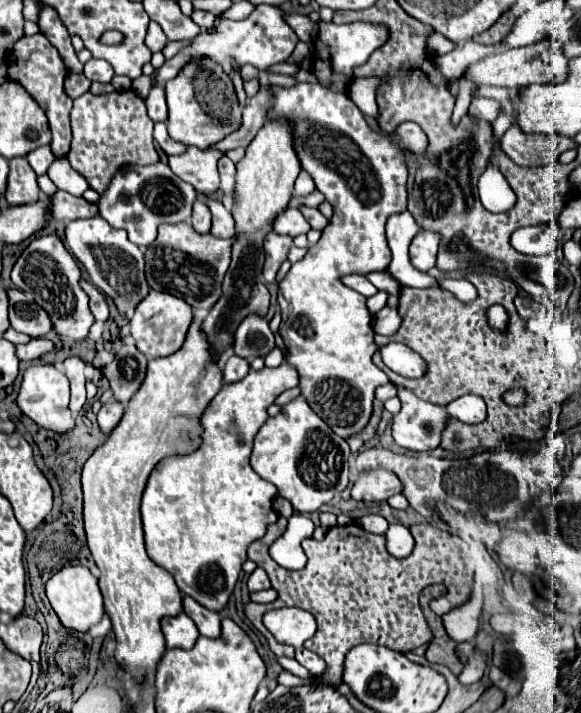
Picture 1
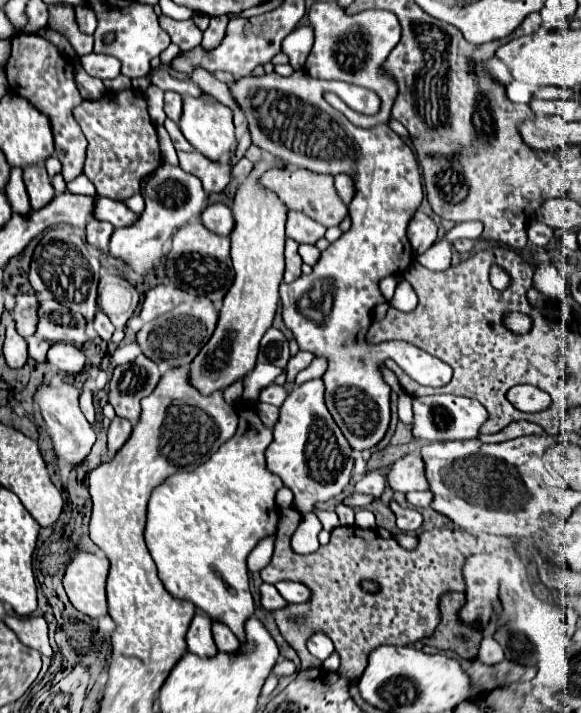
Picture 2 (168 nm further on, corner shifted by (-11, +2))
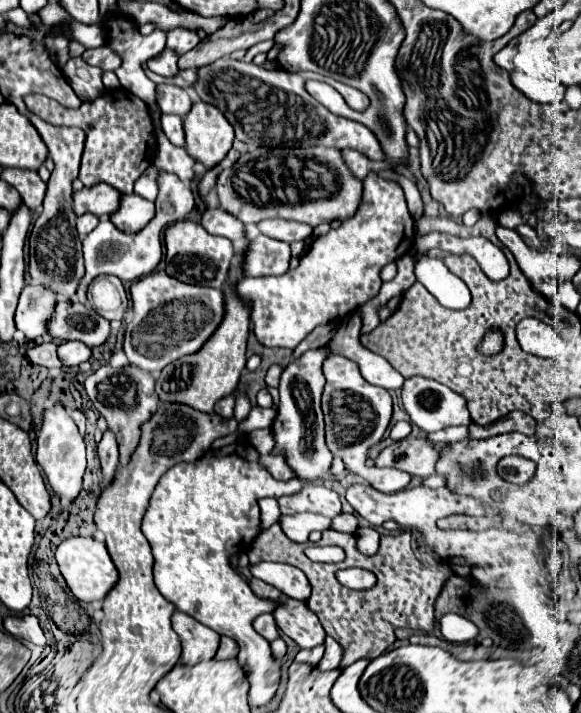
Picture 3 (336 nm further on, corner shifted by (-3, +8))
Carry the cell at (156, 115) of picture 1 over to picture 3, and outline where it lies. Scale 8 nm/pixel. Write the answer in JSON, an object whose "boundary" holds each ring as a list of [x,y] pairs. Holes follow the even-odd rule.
{"boundary":[[[158,85],[156,99],[158,99],[158,107],[160,107],[162,113],[174,113],[174,115],[182,115],[184,117],[192,109],[190,95],[180,87]]]}

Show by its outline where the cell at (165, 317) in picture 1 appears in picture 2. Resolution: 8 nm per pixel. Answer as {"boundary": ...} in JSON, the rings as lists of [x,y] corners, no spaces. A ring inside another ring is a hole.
{"boundary":[[[156,285],[146,293],[140,319],[144,321],[144,325],[138,331],[136,341],[140,343],[142,353],[156,365],[178,367],[188,365],[208,343],[214,333],[218,313],[210,299],[186,293],[174,285]]]}

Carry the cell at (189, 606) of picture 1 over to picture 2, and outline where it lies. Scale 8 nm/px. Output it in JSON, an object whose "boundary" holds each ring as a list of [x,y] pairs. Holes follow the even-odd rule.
{"boundary":[[[212,621],[212,635],[216,641],[218,651],[224,653],[234,653],[240,647],[240,641],[236,639],[236,635],[232,635],[232,631],[228,631],[228,627],[224,627],[220,621]]]}

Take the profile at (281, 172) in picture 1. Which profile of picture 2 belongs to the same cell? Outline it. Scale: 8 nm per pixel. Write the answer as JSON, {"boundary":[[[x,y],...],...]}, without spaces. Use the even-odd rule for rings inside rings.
{"boundary":[[[260,159],[258,163],[254,163],[252,173],[238,187],[234,197],[232,213],[236,225],[230,235],[230,255],[236,271],[234,283],[224,297],[214,335],[190,363],[190,381],[204,395],[210,395],[216,389],[226,389],[230,383],[254,369],[260,339],[272,327],[274,315],[278,311],[278,287],[284,275],[284,223],[288,217],[288,207],[280,203],[280,197],[274,191],[268,191],[268,187],[260,185],[260,175],[276,165],[286,167],[280,159]]]}

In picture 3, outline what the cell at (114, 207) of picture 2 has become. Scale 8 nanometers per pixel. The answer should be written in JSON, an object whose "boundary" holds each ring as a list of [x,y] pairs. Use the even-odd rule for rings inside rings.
{"boundary":[[[132,193],[122,197],[120,209],[110,219],[120,231],[136,233],[138,229],[144,229],[144,225],[148,225],[148,221],[152,221],[154,215],[156,215],[154,203]]]}

